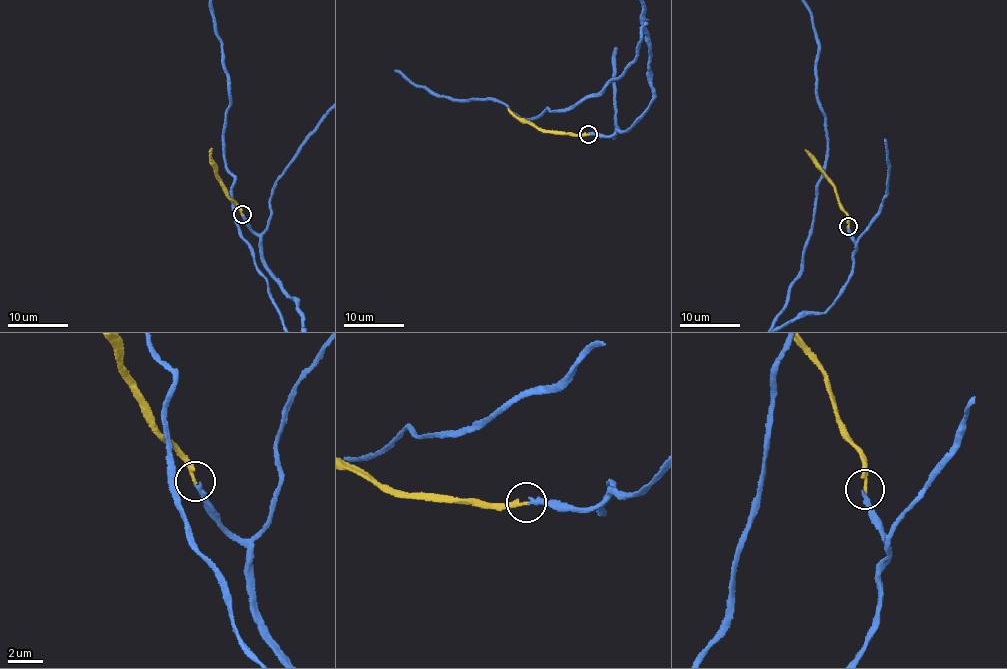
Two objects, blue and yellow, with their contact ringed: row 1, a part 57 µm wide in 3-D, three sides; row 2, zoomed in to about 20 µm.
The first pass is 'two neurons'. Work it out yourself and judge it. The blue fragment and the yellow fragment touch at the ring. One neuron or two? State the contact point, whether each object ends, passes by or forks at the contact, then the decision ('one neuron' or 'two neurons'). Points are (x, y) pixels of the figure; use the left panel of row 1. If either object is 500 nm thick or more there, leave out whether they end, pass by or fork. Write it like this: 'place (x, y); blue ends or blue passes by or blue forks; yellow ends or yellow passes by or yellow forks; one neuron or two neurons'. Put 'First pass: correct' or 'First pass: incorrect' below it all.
place (242, 214); blue ends; yellow ends; one neuron
First pass: incorrect

